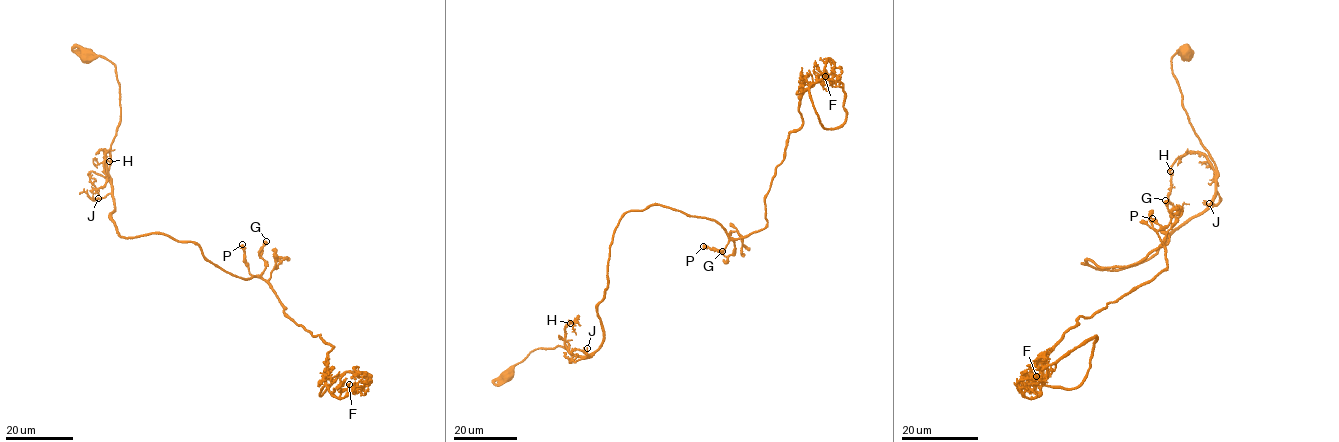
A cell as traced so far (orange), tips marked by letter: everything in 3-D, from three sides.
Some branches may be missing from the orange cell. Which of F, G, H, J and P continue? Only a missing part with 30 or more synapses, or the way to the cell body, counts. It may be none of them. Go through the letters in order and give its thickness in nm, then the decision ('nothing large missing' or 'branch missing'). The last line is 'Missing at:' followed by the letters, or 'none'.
F: 130 nm thick; nothing large missing
G: 650 nm thick; nothing large missing
H: 140 nm thick; nothing large missing
J: 110 nm thick; nothing large missing
P: 600 nm thick; nothing large missing
Missing at: none

